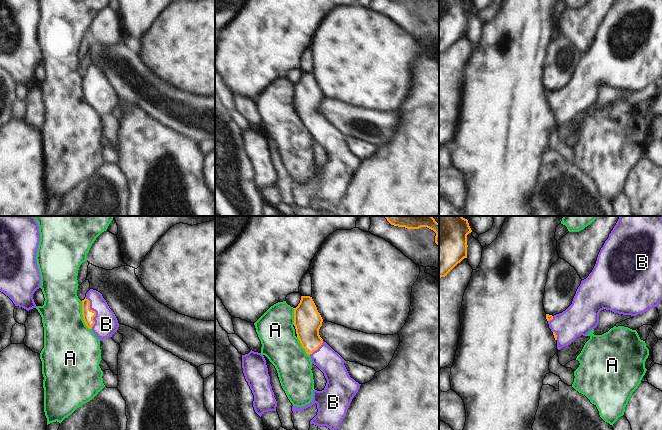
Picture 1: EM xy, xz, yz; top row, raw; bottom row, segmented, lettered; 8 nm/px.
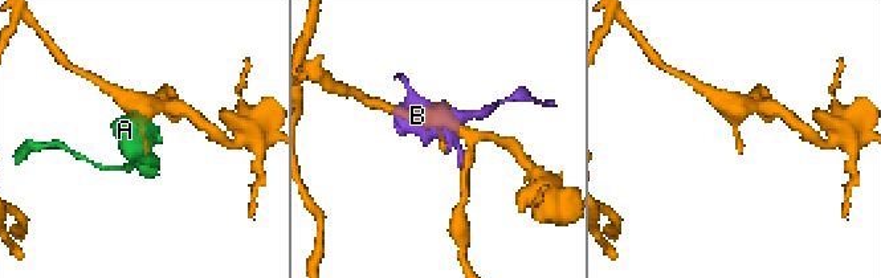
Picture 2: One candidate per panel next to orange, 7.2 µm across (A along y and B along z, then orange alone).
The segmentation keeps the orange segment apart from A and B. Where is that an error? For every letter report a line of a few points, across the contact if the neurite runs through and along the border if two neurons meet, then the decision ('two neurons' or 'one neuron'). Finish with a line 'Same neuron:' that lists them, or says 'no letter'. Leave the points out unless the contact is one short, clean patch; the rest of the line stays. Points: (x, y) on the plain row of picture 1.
A: two neurons
B: one neuron
Same neuron: B

